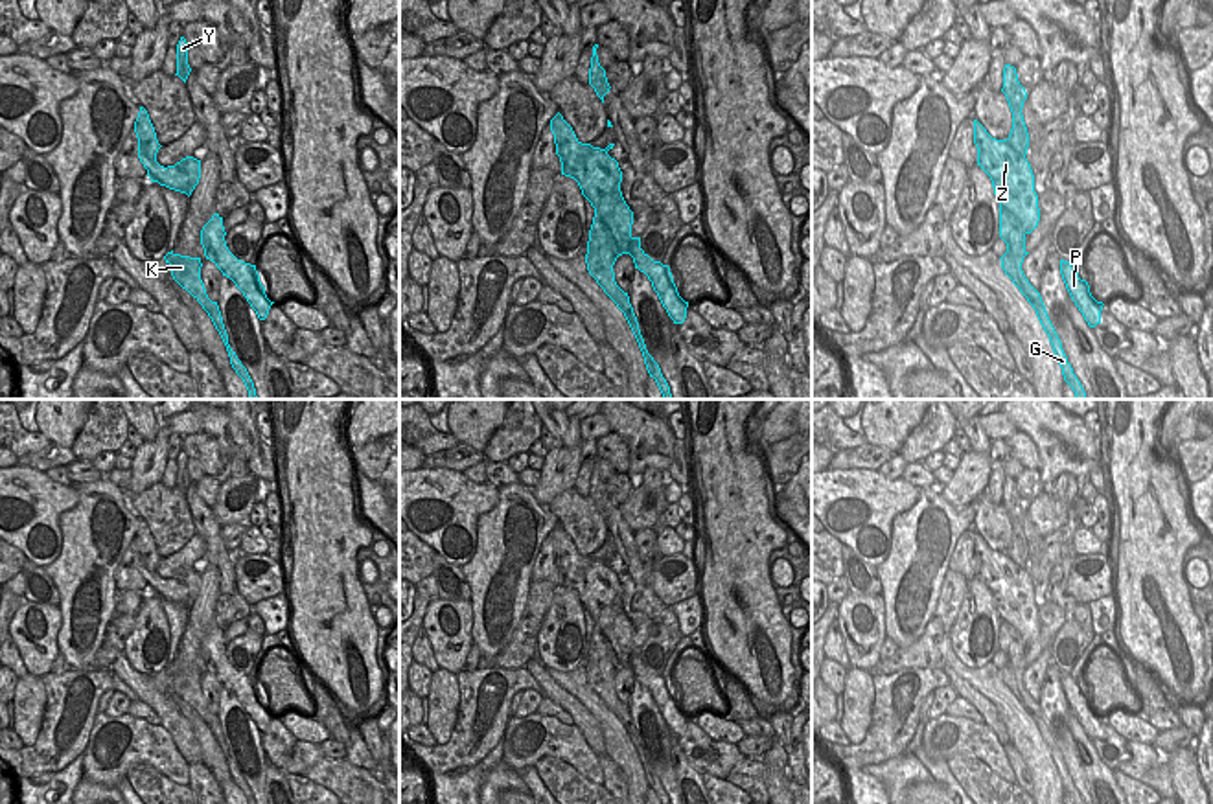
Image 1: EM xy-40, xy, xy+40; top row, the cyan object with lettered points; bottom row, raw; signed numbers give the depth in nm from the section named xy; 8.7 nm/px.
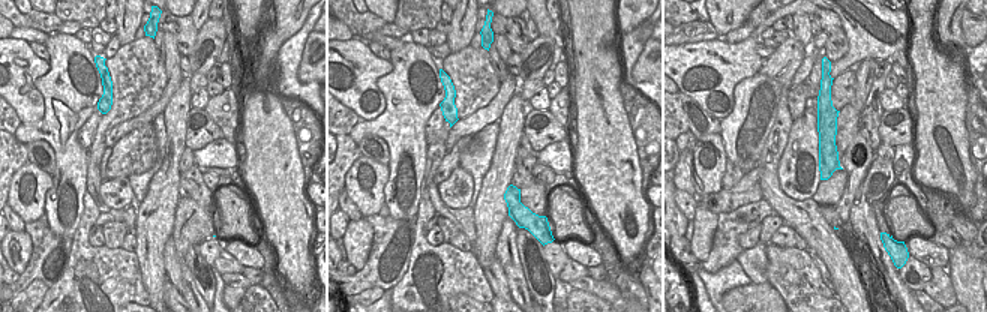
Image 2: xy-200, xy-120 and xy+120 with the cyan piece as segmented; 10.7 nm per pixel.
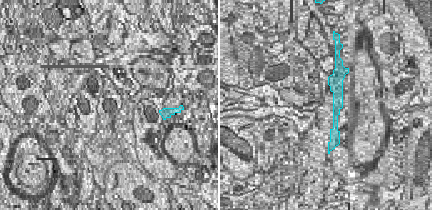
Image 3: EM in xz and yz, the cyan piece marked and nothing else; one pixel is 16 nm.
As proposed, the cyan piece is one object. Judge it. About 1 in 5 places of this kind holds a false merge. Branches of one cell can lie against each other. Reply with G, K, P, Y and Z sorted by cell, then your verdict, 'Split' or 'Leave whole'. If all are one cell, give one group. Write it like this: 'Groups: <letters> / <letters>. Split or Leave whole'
Groups: G K Y / P Z. Split.

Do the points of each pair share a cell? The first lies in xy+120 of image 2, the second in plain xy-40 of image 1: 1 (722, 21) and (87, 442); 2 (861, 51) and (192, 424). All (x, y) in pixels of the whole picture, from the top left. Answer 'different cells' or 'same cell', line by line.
1: different cells
2: different cells

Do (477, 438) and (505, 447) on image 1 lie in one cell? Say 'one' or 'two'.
two

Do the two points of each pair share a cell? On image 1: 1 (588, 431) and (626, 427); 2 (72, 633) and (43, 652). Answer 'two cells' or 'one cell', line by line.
1: two cells
2: two cells

